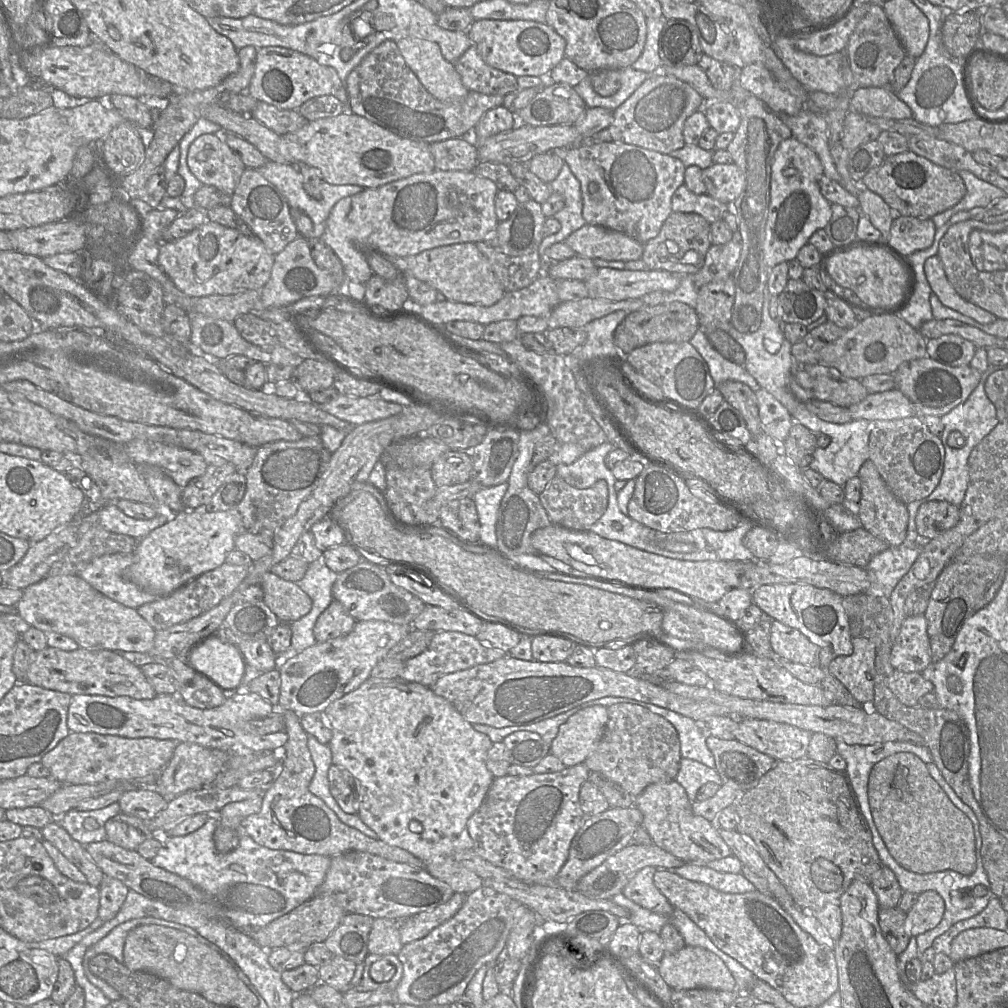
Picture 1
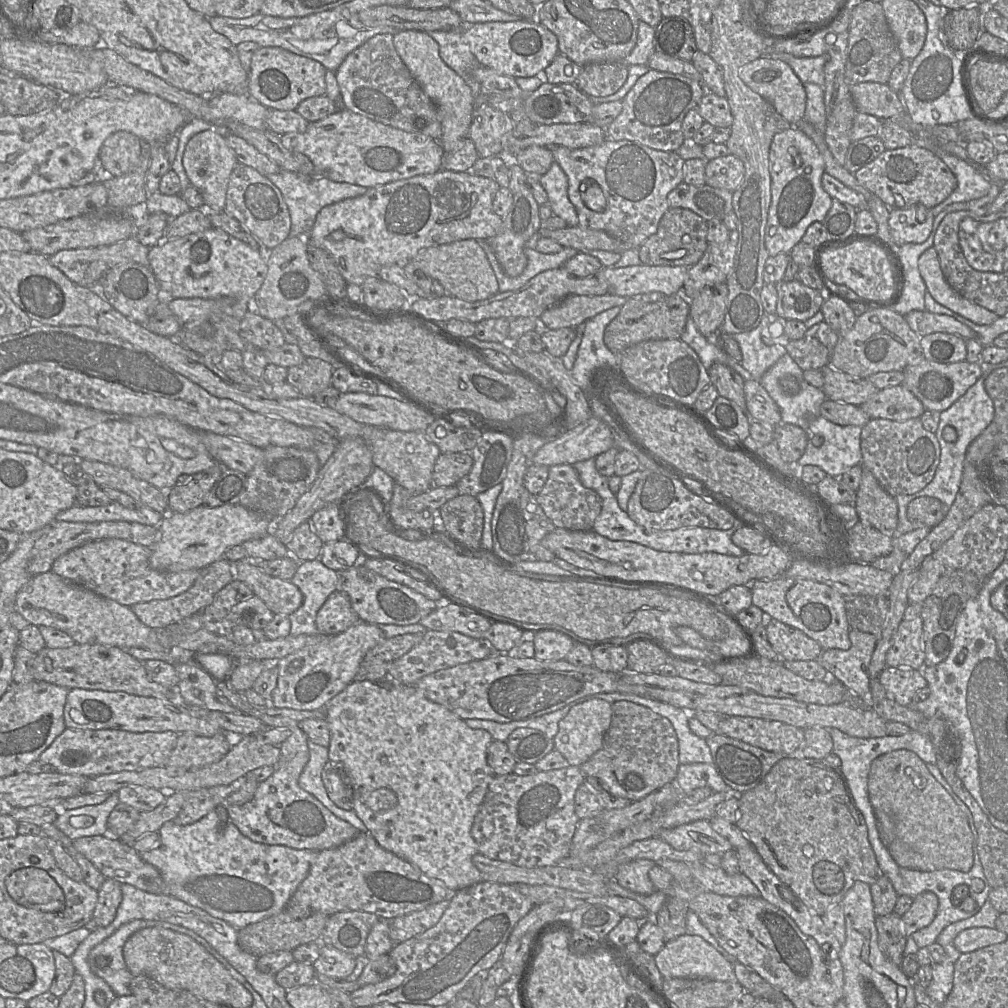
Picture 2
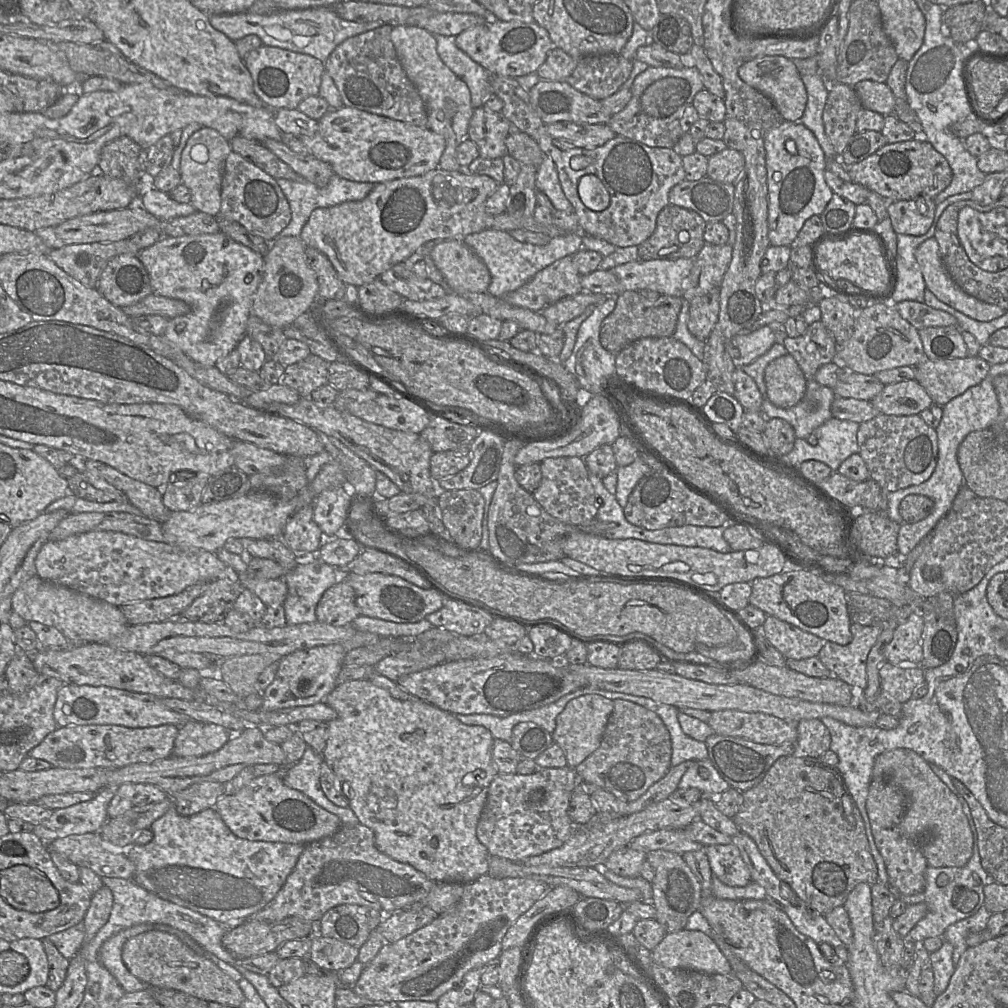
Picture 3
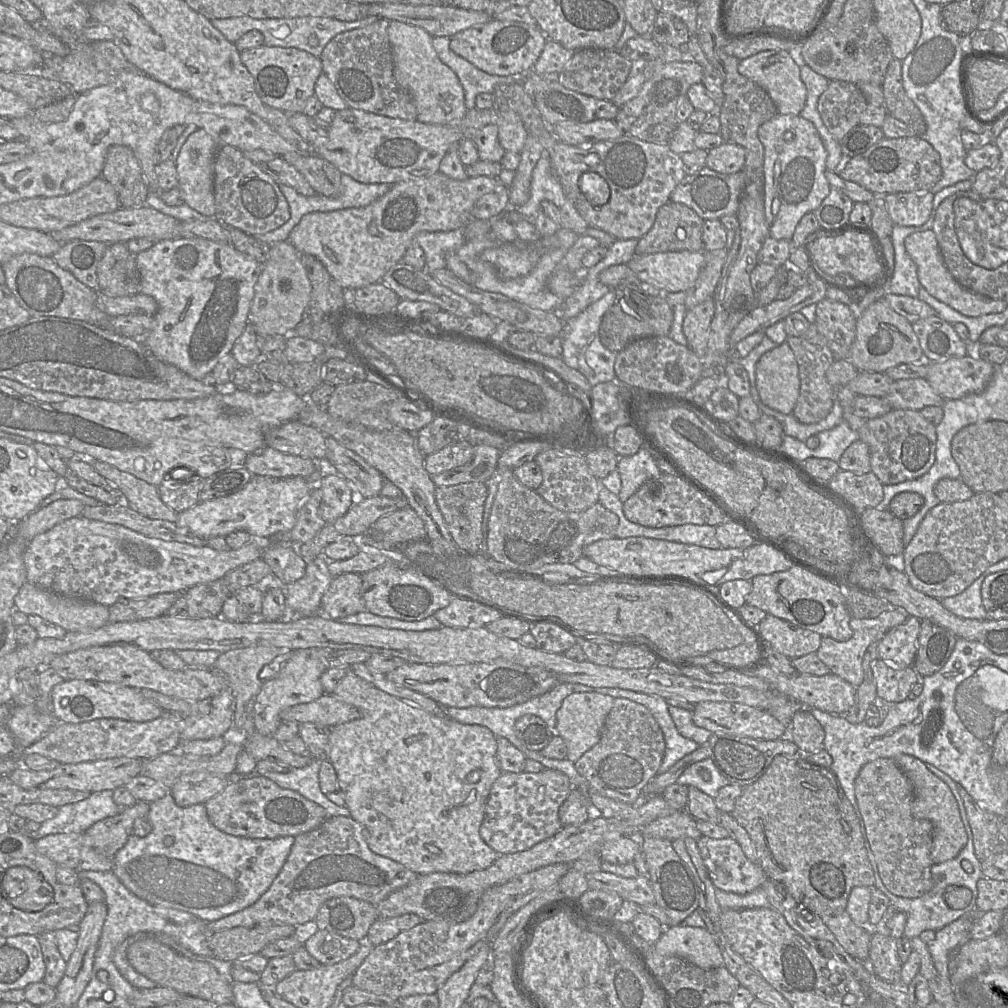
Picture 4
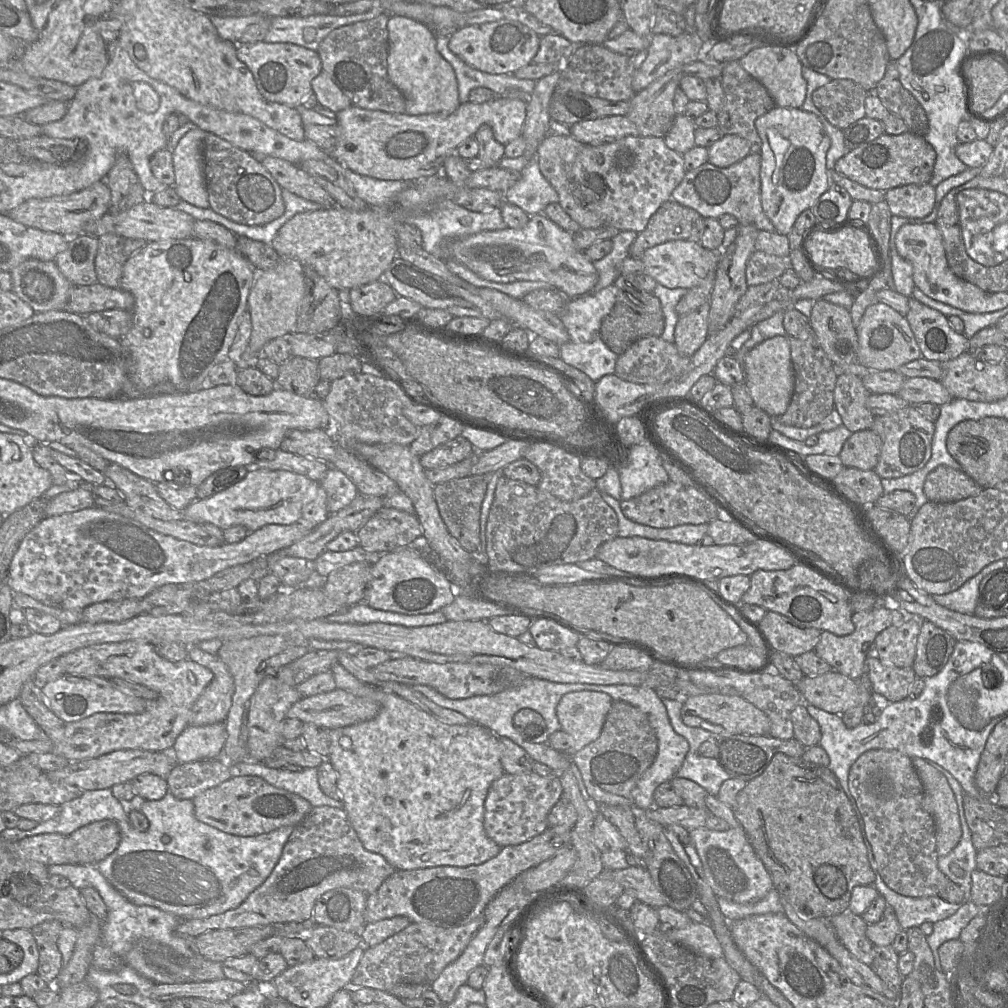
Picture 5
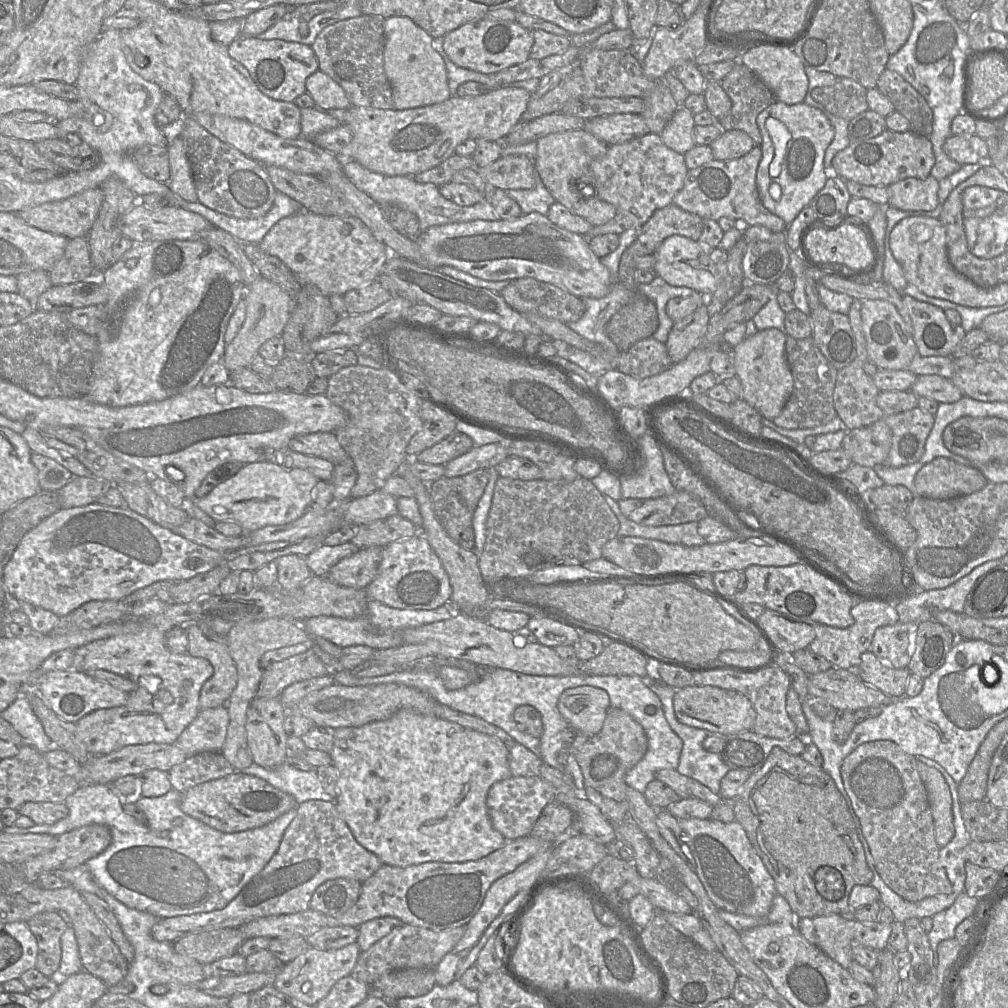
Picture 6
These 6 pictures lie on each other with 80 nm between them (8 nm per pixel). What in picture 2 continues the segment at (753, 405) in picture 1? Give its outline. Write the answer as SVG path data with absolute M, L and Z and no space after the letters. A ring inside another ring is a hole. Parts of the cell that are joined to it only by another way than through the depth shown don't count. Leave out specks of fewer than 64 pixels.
M720 363L713 364L707 373L710 384L716 388L719 396L734 402L746 412L743 378L732 368Z

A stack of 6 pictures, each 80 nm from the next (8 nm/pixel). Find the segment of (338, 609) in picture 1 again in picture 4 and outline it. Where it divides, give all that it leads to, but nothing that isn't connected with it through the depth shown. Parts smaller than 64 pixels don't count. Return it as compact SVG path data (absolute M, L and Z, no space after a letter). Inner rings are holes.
M345 573L335 576L321 599L321 613L332 620L366 611L361 593L362 576Z

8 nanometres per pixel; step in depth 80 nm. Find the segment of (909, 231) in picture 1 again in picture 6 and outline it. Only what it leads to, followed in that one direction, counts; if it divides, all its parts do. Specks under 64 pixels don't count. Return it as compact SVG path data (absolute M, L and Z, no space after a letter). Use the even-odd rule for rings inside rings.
M932 175L926 178L909 177L893 183L889 188L888 205L902 211L932 211L938 205L939 180Z

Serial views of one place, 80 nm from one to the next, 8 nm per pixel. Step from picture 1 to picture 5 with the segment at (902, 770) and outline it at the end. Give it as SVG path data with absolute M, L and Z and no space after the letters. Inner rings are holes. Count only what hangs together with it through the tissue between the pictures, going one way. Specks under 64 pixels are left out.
M912 758L913 766L923 785L922 806L930 813L935 821L936 852L938 857L949 854L959 843L962 835L957 802L946 777L930 766L927 760Z

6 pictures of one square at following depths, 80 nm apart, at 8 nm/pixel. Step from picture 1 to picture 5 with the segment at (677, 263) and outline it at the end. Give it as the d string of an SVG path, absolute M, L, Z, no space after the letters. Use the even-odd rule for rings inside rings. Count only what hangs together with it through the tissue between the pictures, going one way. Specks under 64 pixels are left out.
M671 199L658 208L646 228L638 233L630 245L629 256L641 257L647 249L672 240L700 243L703 230L704 218L696 210Z

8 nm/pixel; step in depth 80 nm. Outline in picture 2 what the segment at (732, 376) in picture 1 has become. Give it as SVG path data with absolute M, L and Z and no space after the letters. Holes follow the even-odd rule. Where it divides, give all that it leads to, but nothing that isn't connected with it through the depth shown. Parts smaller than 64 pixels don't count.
M690 316L687 319L680 340L685 342L696 352L706 370L713 364L720 363L735 370L744 381L753 380L752 375L745 370L740 363L731 358L711 339L708 339L699 332Z

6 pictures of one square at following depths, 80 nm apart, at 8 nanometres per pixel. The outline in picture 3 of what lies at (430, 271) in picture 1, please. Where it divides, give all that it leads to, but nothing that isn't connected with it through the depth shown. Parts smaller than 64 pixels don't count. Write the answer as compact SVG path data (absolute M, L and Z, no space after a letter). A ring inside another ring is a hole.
M463 240L439 241L431 249L430 256L454 293L487 292L490 272Z

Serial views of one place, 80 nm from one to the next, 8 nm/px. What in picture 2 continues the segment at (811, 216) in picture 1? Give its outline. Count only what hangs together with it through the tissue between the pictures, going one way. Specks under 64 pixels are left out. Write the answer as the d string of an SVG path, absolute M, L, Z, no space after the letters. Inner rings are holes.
M797 126L774 135L769 149L771 204L765 228L765 247L769 256L790 253L813 222L822 222L832 197L822 186L825 163L815 143Z

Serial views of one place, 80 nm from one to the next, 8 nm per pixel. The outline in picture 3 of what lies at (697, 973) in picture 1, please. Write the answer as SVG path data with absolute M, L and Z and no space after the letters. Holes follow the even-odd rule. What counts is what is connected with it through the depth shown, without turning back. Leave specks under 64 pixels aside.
M699 930L667 933L652 950L652 961L665 968L730 974L732 968L714 940Z

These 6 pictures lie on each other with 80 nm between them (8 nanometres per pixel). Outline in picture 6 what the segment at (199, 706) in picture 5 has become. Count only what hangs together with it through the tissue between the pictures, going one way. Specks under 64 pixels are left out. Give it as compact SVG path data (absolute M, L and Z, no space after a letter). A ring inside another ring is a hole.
M201 624L186 628L188 652L191 656L208 660L214 673L202 686L200 708L226 706L237 684L237 667L232 659L226 637L219 637L205 630Z

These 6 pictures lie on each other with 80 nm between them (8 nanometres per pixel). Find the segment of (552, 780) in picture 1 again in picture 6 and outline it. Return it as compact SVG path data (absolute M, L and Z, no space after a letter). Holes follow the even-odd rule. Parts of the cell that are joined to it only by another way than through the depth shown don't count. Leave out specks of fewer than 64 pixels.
M511 776L494 783L486 798L488 814L494 829L507 841L528 836L545 806L556 800L558 792L541 776Z

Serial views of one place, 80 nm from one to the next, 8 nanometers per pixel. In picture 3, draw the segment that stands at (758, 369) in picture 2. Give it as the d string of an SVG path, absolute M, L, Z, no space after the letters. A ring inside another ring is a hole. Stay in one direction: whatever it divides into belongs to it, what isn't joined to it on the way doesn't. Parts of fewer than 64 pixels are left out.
M769 325L749 333L739 333L731 340L731 345L739 350L739 365L752 363L764 355L775 343L774 332Z

